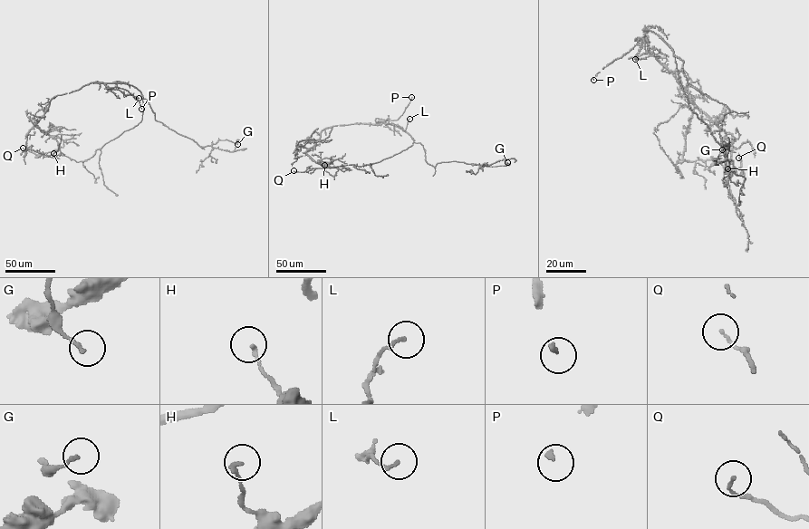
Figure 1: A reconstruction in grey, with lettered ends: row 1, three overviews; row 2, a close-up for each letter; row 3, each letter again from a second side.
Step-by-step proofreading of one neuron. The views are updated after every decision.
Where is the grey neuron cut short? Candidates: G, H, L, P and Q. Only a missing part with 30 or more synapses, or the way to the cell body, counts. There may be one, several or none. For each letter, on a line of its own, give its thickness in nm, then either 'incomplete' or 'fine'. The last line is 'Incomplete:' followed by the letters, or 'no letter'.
G: 150 nm thick; fine
H: 150 nm thick; fine
L: 120 nm thick; fine
P: 160 nm thick; incomplete
Q: 100 nm thick; fine
Incomplete: P

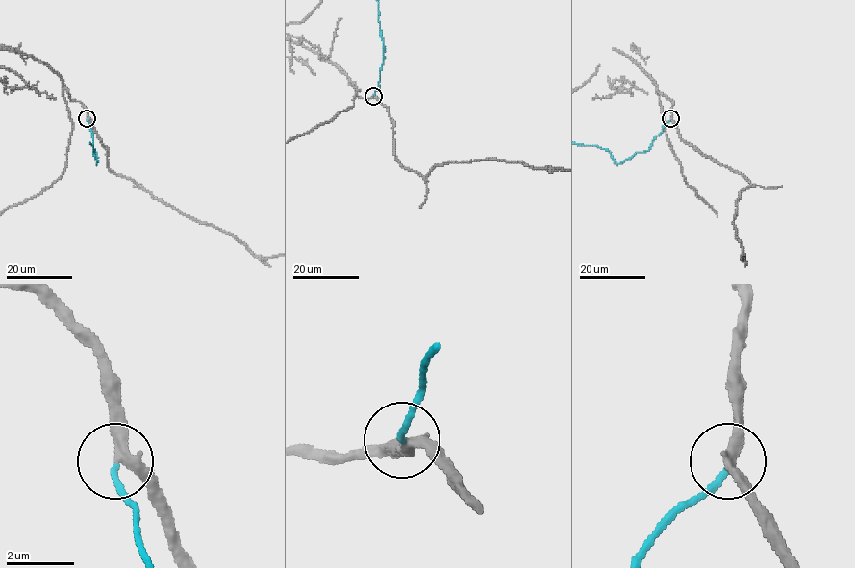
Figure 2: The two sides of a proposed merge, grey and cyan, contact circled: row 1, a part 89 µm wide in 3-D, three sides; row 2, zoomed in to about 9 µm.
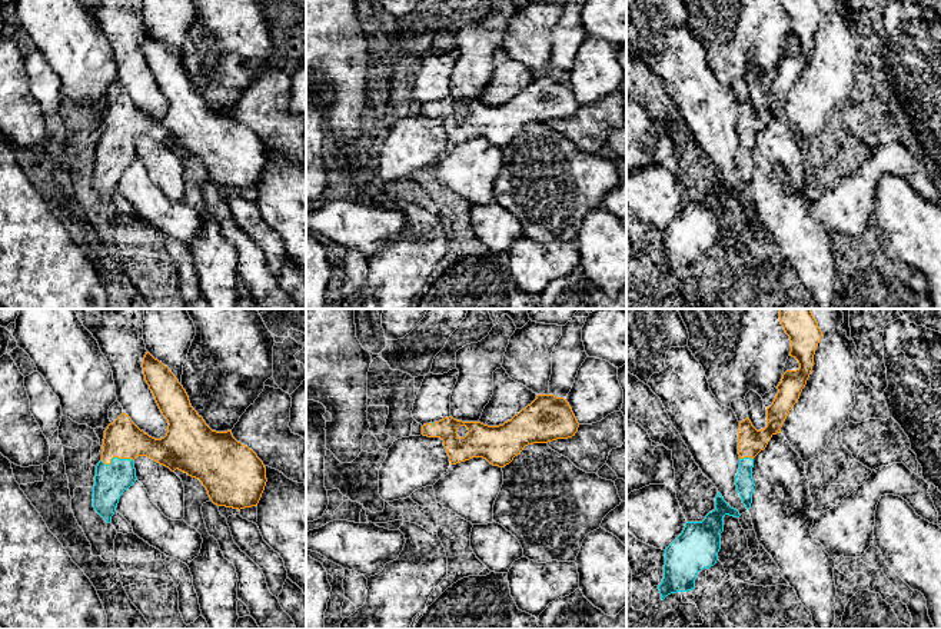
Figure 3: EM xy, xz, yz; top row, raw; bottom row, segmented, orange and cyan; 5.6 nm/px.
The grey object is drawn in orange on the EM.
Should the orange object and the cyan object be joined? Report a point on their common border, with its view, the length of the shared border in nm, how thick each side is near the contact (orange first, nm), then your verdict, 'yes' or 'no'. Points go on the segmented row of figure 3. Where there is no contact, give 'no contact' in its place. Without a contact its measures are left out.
contact xy (116, 456); length 190 nm; calibres 220 and 190 nm; yes

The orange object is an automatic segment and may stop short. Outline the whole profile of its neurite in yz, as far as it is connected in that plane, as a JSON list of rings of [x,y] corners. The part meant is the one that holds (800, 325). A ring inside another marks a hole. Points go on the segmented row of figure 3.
[[[778,309],[779,322],[789,336],[791,352],[799,363],[797,370],[787,370],[782,375],[778,393],[769,407],[767,407],[767,427],[757,430],[749,417],[739,422],[738,455],[739,469],[735,476],[736,490],[742,503],[749,510],[754,493],[752,467],[754,457],[767,447],[771,437],[781,433],[789,410],[794,407],[814,366],[814,355],[822,337],[822,332],[814,319],[811,309]]]

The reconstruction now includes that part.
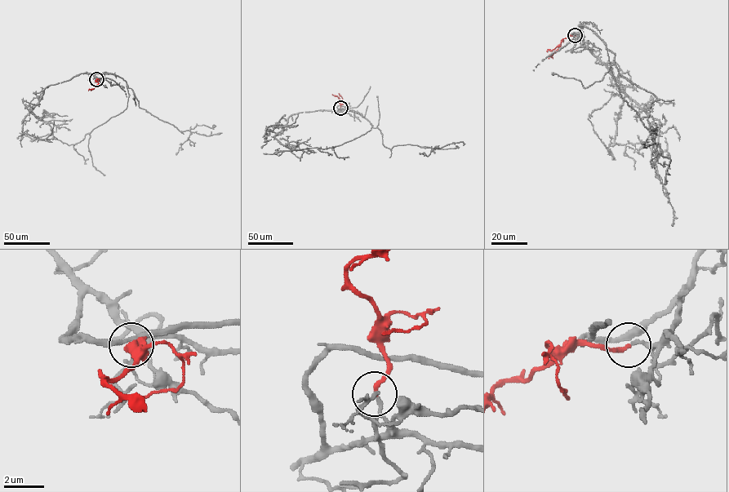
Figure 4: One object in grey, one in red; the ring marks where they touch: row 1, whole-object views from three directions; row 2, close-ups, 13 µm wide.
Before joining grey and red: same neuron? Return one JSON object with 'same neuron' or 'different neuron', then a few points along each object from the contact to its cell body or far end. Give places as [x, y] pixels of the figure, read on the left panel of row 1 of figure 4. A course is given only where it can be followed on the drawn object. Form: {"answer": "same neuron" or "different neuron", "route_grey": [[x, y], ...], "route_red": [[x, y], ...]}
{"answer": "same neuron", "route_grey": [[96, 79], [93, 74], [113, 74], [122, 78], [132, 90], [139, 107], [180, 130], [207, 135], [220, 133]], "route_red": [[96, 79], [98, 84], [88, 90]]}

